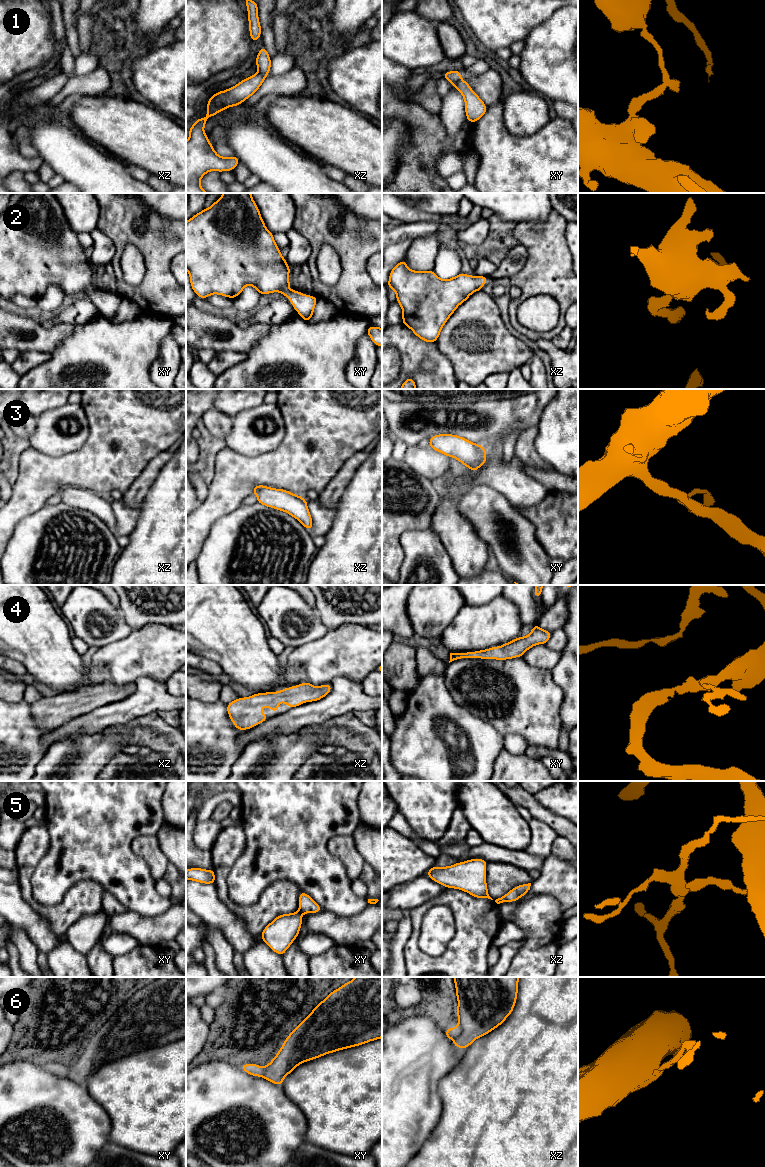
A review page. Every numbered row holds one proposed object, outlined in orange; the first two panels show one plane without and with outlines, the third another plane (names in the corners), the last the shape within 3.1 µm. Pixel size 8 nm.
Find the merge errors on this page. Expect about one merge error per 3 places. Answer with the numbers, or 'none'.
1, 5, 6

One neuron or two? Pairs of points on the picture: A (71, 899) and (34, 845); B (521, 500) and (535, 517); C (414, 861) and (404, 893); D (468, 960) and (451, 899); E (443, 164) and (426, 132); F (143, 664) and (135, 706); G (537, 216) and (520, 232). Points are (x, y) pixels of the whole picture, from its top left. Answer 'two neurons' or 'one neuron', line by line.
A: one neuron
B: two neurons
C: two neurons
D: one neuron
E: two neurons
F: two neurons
G: two neurons

